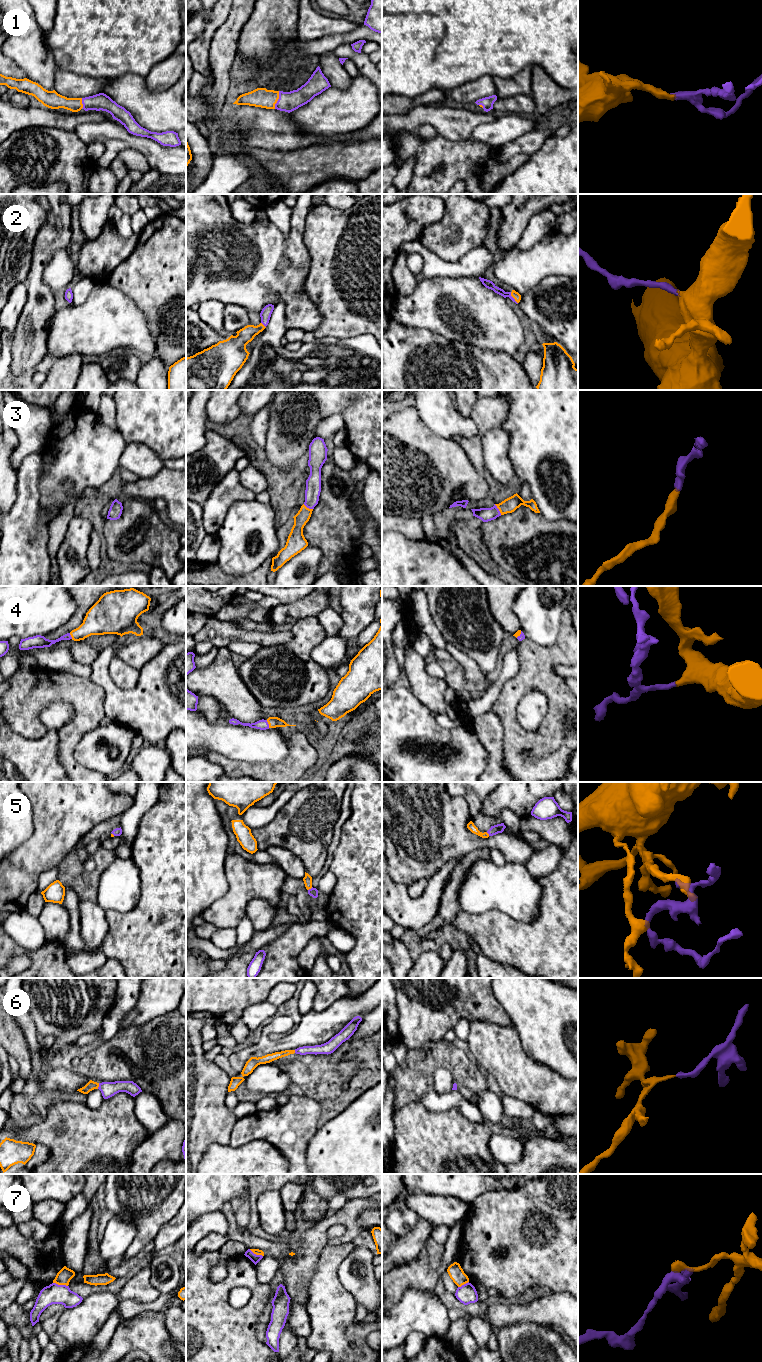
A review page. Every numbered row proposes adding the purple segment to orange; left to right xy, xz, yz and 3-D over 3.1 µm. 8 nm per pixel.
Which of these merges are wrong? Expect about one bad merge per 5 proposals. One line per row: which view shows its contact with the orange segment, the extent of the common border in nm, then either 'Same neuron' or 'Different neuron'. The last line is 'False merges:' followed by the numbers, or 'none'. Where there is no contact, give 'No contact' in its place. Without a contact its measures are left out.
1: Touches orange in xz. Shared border 150 nm. Same neuron
2: Touches orange in yz. Shared border 110 nm. Same neuron
3: Touches orange in yz. Shared border 110 nm. Same neuron
4: Touches orange in xz. Shared border 70 nm. Same neuron
5: Touches orange in xz. Shared border 50 nm. Same neuron
6: Touches orange in xy. Shared border 50 nm. Same neuron
7: Touches orange in xy. Shared border 120 nm. Different neuron
False merges: 7

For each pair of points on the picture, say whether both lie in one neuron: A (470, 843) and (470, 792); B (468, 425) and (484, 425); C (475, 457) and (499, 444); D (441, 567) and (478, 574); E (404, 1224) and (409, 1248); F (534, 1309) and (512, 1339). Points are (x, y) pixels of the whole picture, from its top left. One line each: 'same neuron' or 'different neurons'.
A: different neurons
B: different neurons
C: different neurons
D: different neurons
E: different neurons
F: different neurons

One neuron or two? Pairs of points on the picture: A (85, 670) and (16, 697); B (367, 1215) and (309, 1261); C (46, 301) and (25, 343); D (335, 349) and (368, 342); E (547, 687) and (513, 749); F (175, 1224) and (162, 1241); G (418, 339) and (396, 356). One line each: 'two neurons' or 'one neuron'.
A: two neurons
B: two neurons
C: one neuron
D: one neuron
E: one neuron
F: one neuron
G: one neuron

